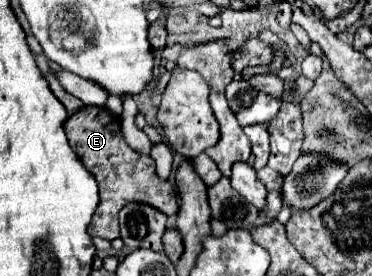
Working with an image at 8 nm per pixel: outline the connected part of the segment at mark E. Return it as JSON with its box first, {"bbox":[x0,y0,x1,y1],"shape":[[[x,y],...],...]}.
{"bbox":[65,106,177,240],"shape":[[[83,106],[75,114],[71,114],[65,124],[65,134],[69,138],[71,148],[83,162],[83,166],[95,176],[99,184],[99,208],[89,224],[89,234],[99,236],[105,240],[115,240],[119,238],[119,222],[117,214],[125,204],[131,202],[141,202],[149,204],[155,210],[163,212],[165,216],[177,214],[177,196],[175,190],[169,182],[159,180],[155,174],[155,162],[151,156],[139,154],[133,148],[127,146],[121,134],[121,124],[119,118],[107,112],[105,108],[93,108],[93,106]]]}

